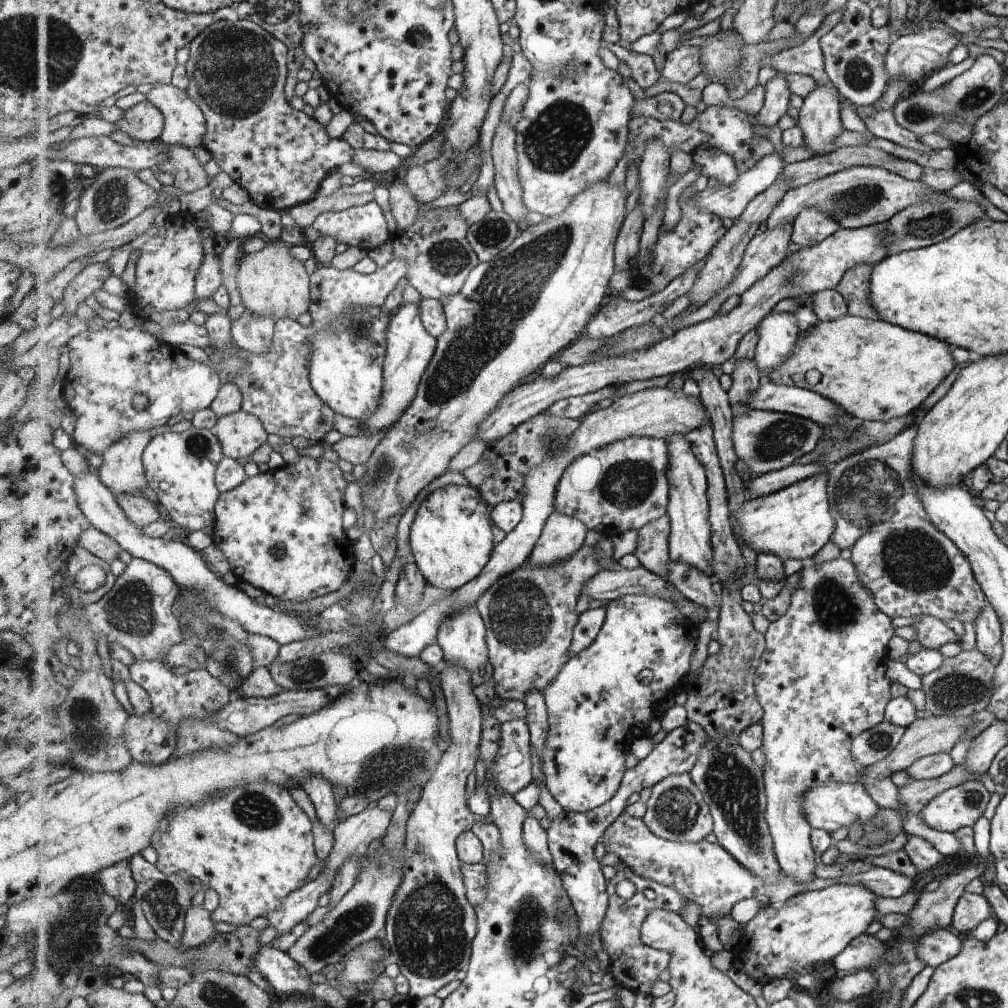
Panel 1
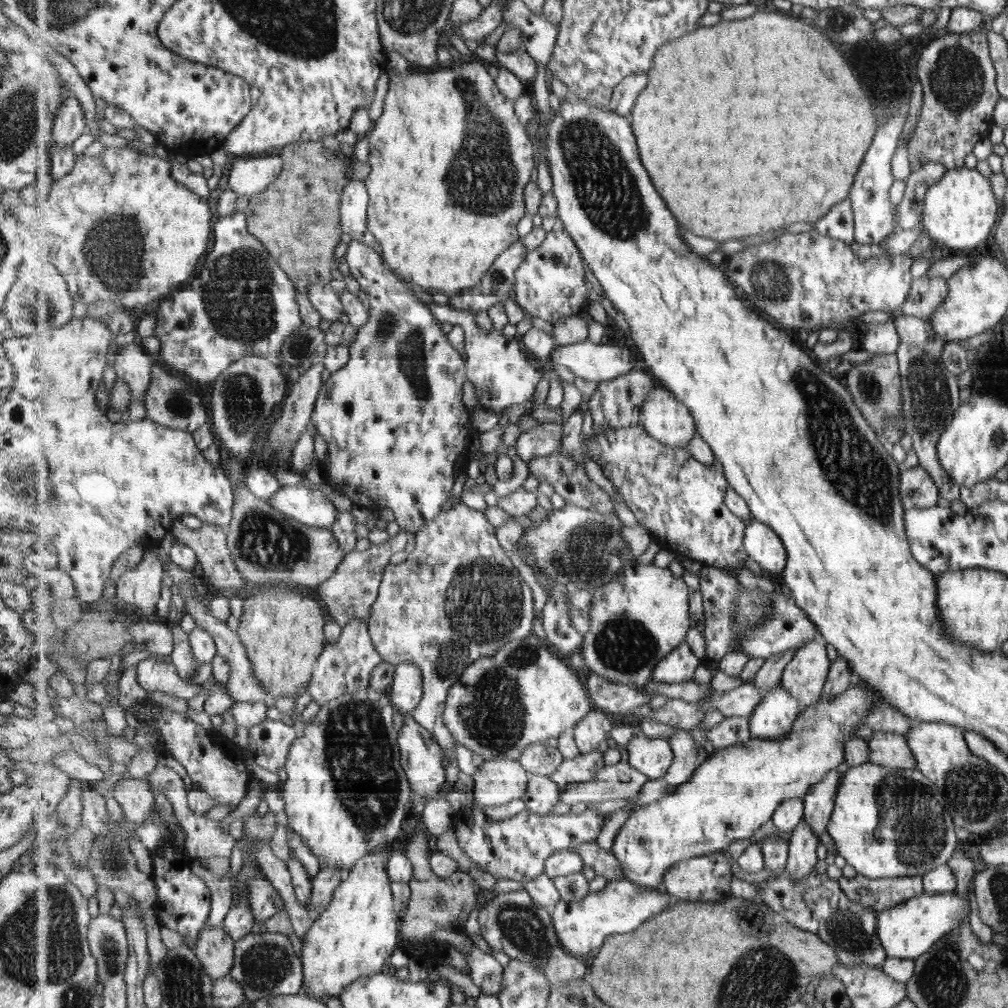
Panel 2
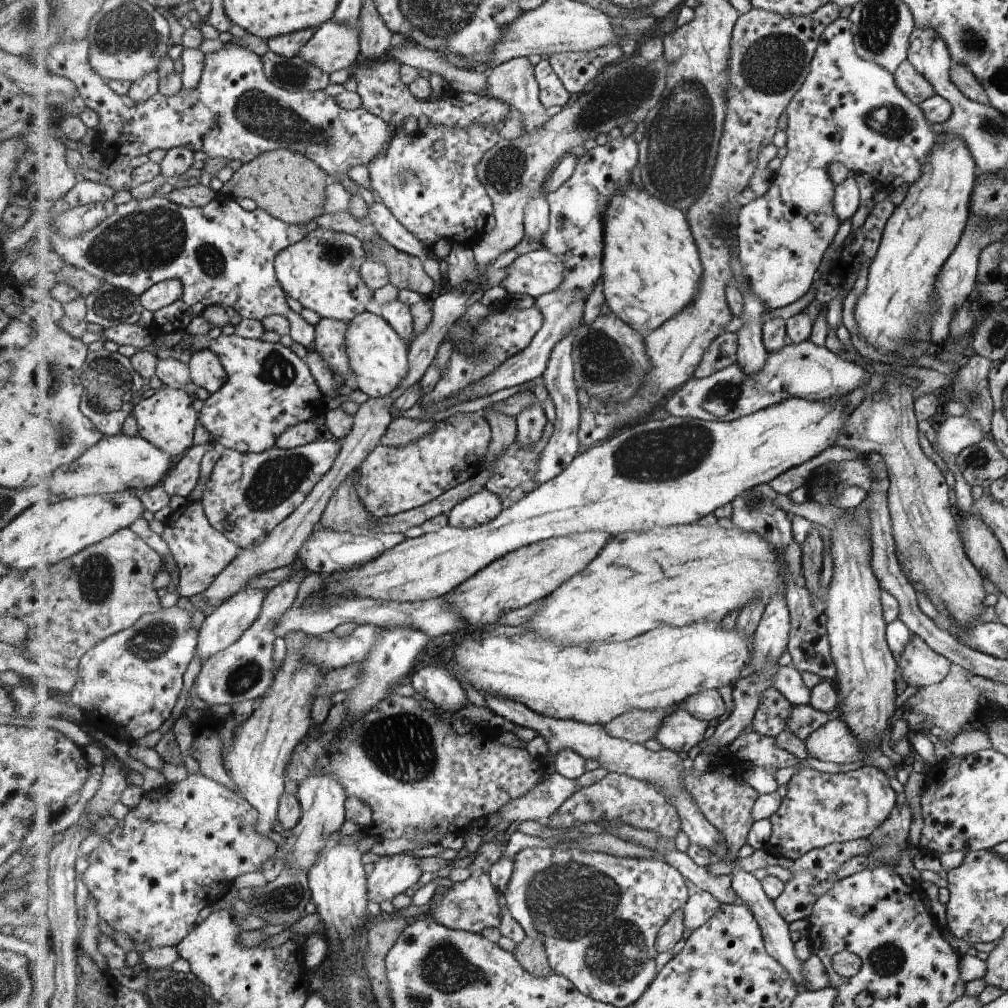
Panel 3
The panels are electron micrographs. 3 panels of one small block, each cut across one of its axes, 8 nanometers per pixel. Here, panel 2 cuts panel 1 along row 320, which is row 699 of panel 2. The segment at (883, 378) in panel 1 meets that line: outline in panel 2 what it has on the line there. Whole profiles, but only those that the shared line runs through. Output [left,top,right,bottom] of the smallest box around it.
[612,677,883,891]

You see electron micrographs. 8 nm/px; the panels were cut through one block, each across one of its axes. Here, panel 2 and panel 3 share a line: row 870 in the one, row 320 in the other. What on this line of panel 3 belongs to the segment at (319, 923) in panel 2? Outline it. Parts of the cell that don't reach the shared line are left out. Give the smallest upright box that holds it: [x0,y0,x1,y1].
[347,312,410,397]

